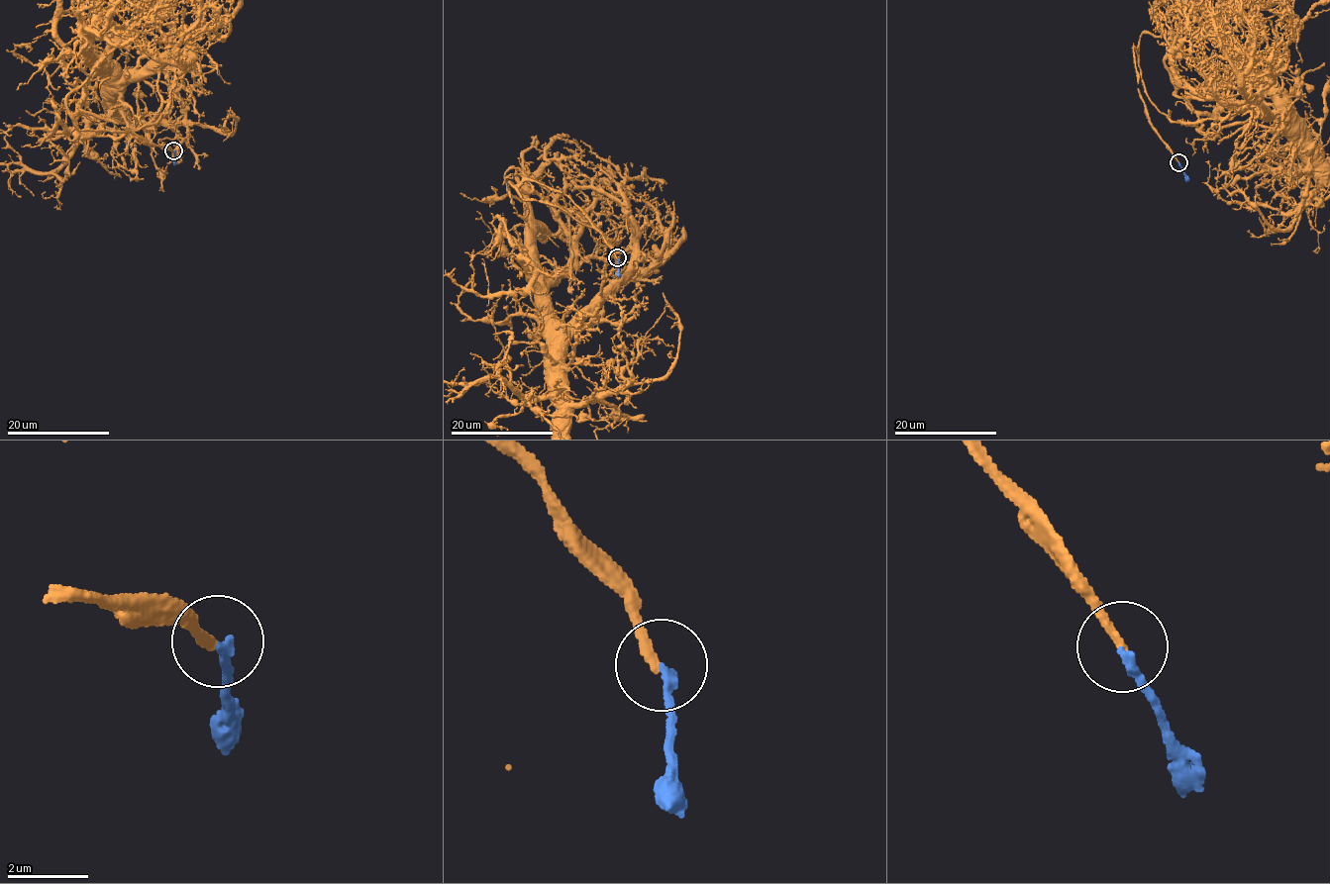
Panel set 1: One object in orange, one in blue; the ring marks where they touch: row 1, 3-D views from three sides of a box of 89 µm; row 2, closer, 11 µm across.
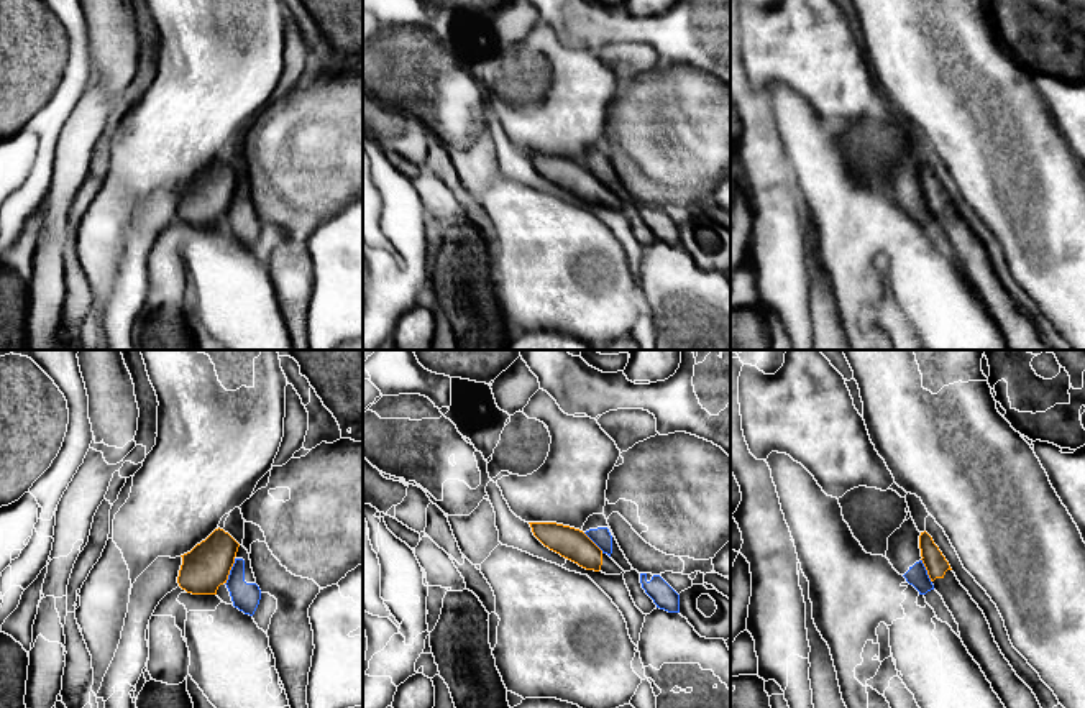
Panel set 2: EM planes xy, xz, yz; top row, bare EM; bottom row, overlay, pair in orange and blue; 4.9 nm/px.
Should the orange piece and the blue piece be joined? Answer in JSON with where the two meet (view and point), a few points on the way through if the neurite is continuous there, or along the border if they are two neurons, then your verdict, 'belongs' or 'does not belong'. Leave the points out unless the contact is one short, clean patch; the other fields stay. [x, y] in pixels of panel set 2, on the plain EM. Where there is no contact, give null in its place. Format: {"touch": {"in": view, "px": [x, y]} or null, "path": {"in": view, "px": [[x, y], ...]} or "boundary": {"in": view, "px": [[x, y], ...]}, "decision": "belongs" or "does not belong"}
{"touch": {"in": "xy", "px": [228, 204]}, "boundary": {"in": "xy", "px": [[235, 191], [225, 216]]}, "decision": "does not belong"}

